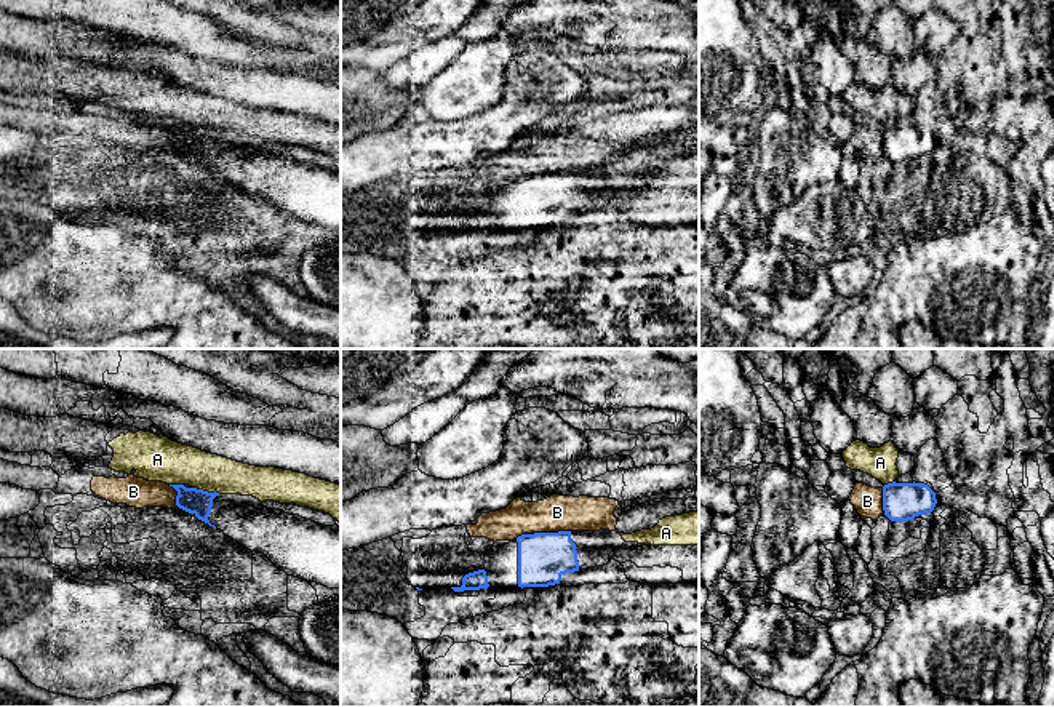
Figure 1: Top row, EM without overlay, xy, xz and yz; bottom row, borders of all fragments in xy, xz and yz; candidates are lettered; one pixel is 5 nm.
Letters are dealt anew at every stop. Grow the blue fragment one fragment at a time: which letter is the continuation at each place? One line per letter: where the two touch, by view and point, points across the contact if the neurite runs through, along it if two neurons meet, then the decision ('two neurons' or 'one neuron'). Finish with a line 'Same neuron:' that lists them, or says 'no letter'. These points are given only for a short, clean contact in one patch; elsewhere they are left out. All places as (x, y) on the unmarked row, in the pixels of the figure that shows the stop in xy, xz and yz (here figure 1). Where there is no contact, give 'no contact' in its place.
A: xy (207, 133) | along xy (192, 128), (219, 135) | two neurons
B: xz (542, 175) | along xz (570, 171), (522, 175), (515, 179) | two neurons
Same neuron: no letter

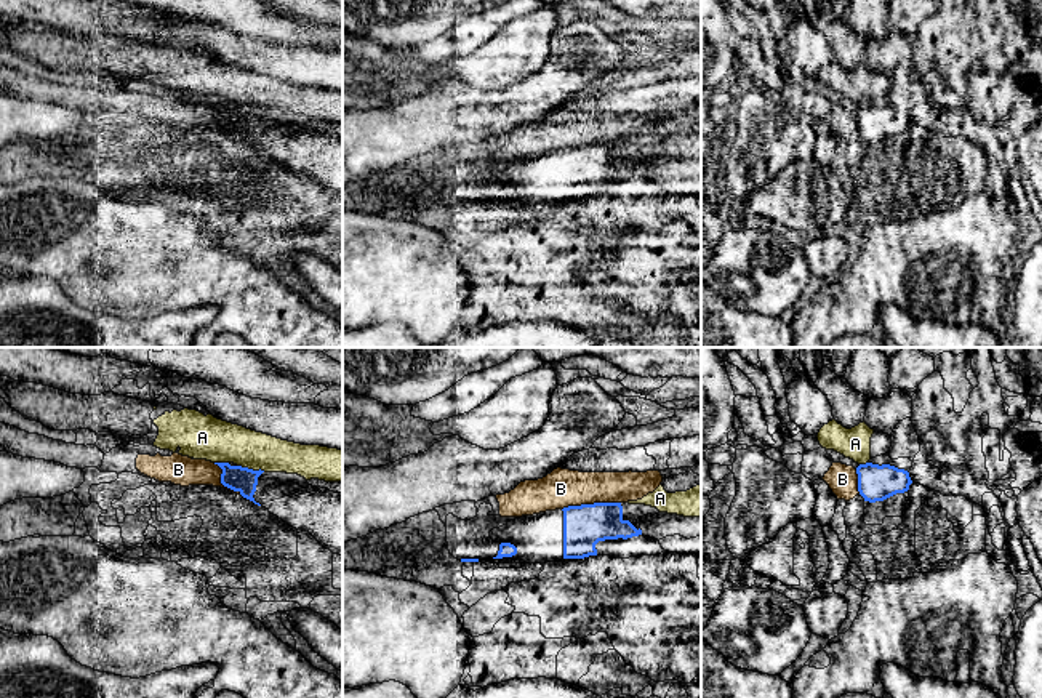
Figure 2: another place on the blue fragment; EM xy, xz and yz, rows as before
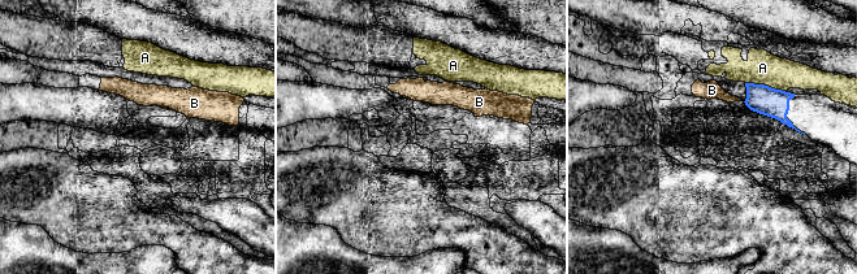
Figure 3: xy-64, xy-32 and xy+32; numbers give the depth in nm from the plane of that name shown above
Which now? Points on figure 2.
A: xy (252, 111) | along xy (237, 106), (264, 112) | two neurons
B: xz (591, 146) | along xz (620, 143), (569, 146), (562, 151) | two neurons
Same neuron: no letter

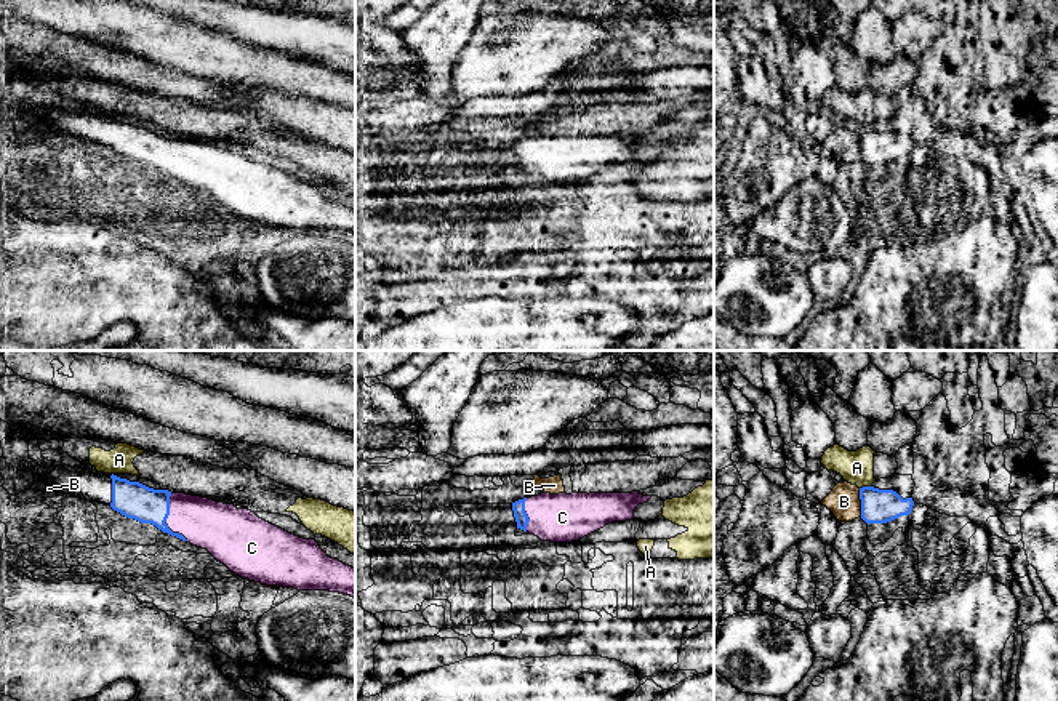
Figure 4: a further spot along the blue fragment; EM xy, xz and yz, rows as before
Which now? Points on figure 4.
A: yz (865, 128) | along yz (869, 127), (860, 130) | two neurons
B: yz (861, 144) | along yz (858, 130), (861, 157) | two neurons
C: xy (165, 162) | one neuron
Same neuron: C

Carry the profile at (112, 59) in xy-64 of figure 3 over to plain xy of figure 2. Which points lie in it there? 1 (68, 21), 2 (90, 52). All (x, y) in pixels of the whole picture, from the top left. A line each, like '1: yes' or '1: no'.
1: no
2: yes

